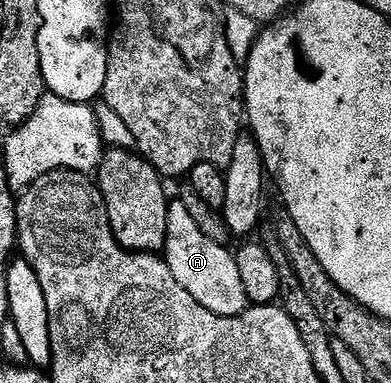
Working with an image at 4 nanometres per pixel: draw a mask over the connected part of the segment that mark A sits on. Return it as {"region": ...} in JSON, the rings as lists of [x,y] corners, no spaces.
{"region":[[[175,200],[167,207],[167,245],[165,261],[173,272],[177,284],[209,312],[217,316],[237,316],[249,308],[241,272],[237,272],[235,255],[226,245],[219,245],[197,228],[183,201]]]}

